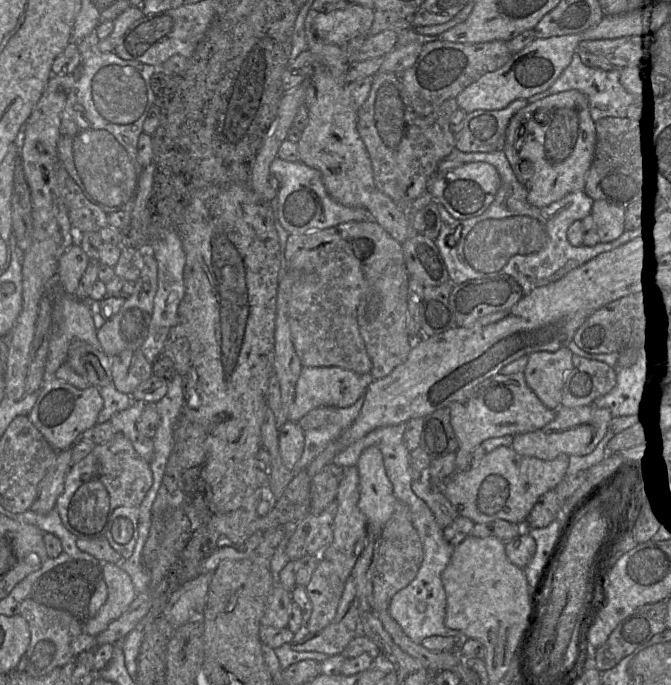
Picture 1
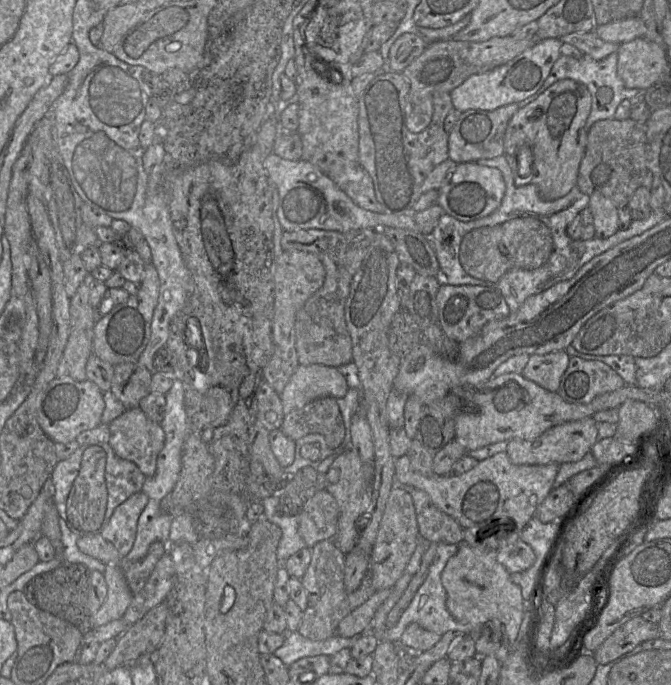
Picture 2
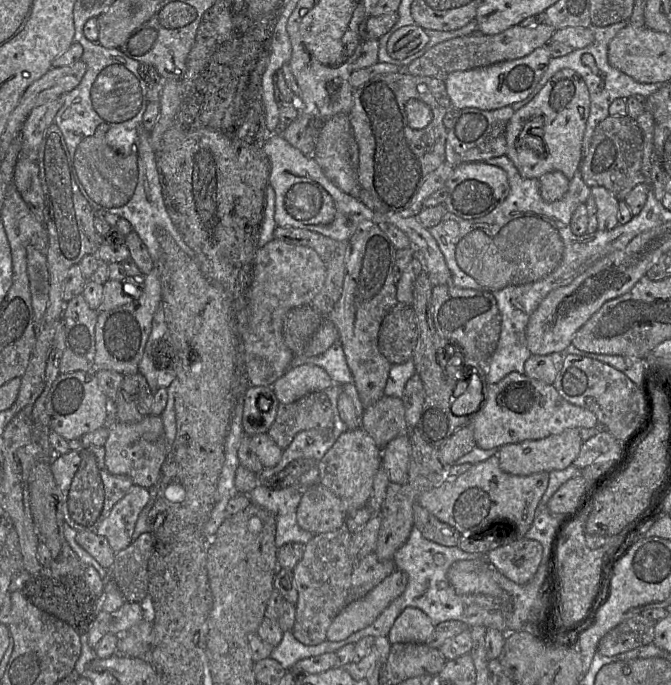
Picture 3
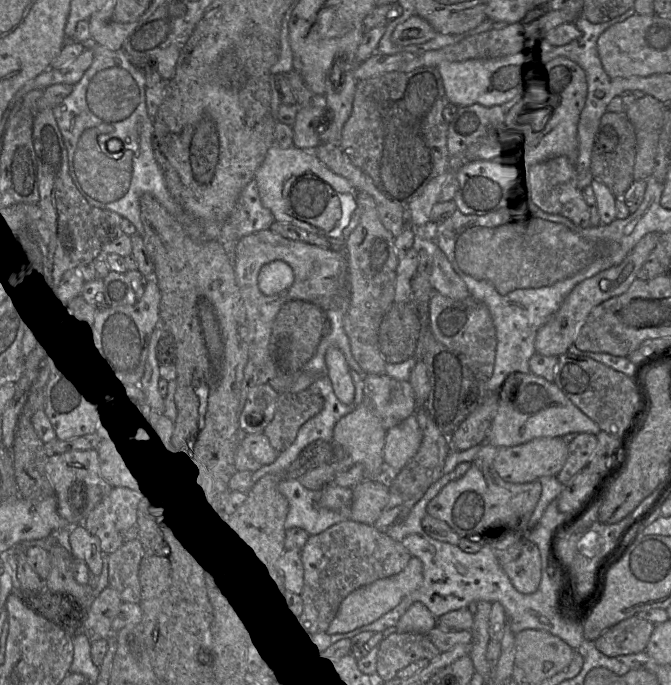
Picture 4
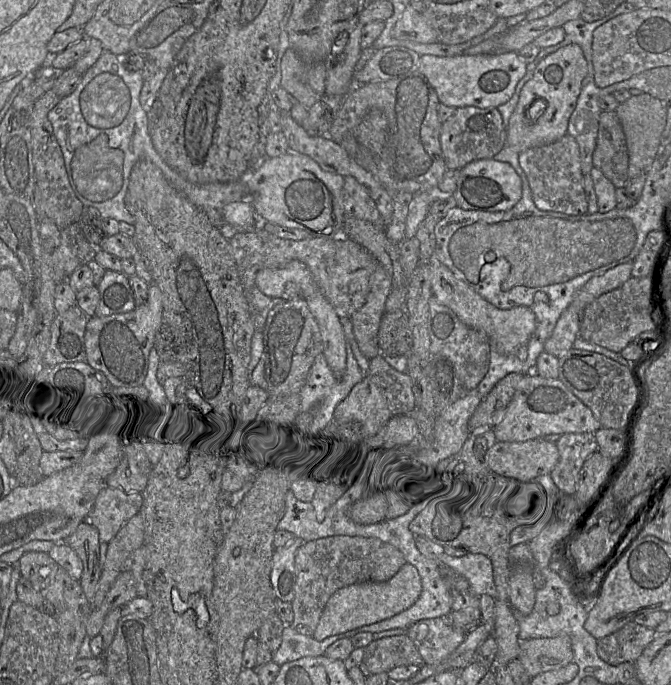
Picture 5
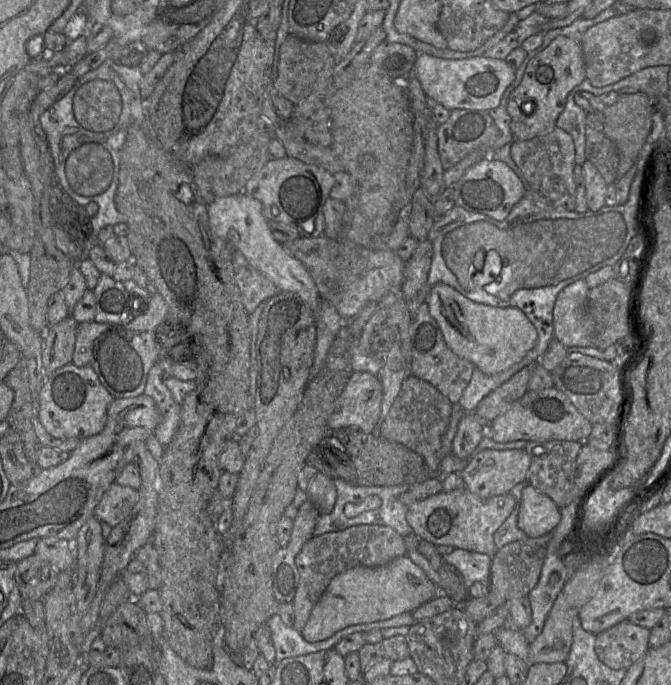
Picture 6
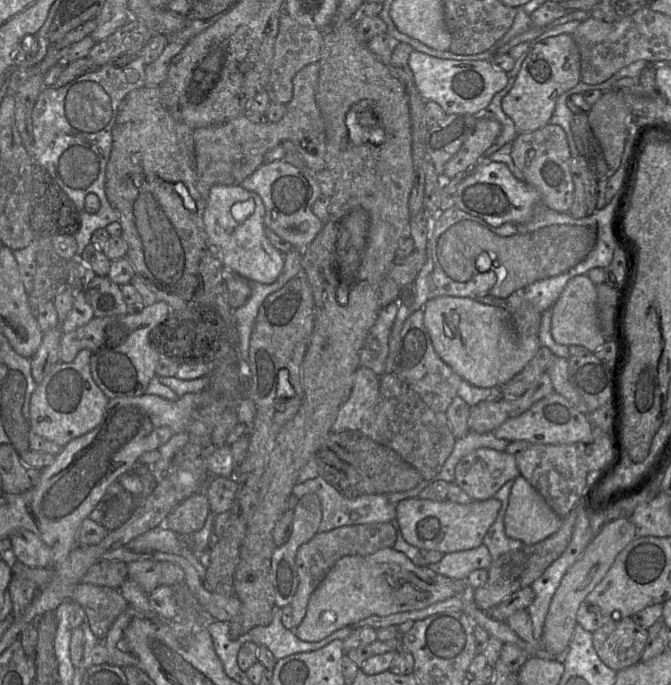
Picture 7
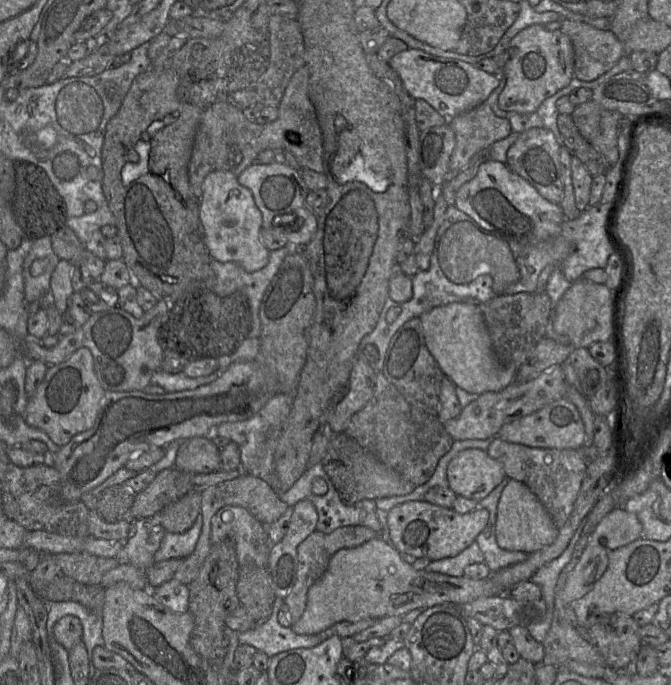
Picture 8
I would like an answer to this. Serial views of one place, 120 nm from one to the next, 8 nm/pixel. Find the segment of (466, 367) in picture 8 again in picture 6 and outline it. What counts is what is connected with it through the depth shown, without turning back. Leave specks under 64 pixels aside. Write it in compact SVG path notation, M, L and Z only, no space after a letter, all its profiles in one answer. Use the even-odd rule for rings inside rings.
M444 283L430 287L426 302L447 346L486 375L507 370L520 362L536 345L538 334L535 326L516 307L500 308L480 304Z

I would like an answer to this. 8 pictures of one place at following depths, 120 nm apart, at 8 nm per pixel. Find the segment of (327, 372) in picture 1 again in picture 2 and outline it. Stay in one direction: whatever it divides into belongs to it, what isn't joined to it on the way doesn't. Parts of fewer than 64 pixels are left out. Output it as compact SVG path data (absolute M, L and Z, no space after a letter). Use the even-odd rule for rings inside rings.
M299 365L280 395L283 413L286 415L318 398L342 398L348 389L345 376L336 367Z

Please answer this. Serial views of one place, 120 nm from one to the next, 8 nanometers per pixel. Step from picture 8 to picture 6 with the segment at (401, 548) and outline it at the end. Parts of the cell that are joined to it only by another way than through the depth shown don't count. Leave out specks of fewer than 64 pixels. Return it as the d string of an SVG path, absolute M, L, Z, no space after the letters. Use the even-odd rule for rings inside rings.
M464 488L449 493L442 491L412 503L407 508L406 519L413 534L420 540L436 546L452 546L487 554L493 559L498 551L493 539L494 533L509 517L516 504L516 499L510 493L484 499Z

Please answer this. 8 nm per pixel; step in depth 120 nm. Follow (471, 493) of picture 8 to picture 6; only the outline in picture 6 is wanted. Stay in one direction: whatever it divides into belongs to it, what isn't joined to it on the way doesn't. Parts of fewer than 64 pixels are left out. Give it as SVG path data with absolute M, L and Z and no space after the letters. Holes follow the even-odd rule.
M485 449L474 454L460 475L466 488L473 494L487 499L510 493L518 483L527 480L531 459L525 449L492 450Z

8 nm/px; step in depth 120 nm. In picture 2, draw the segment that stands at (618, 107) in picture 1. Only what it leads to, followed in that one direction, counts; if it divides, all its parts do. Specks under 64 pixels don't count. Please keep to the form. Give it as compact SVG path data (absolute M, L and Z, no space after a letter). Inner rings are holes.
M612 53L602 60L595 60L591 56L586 54L584 54L579 59L561 55L553 64L551 71L544 81L543 85L534 94L518 102L518 107L523 107L532 102L553 83L562 79L572 79L576 82L582 83L587 87L591 94L591 111L586 122L587 131L598 120L613 119L618 105L623 100L629 100L637 94L645 94L646 92L646 90L630 89L625 86L625 84L617 74L617 53ZM603 86L610 87L612 89L613 97L608 104L601 106L598 102L599 100L597 99L597 91Z

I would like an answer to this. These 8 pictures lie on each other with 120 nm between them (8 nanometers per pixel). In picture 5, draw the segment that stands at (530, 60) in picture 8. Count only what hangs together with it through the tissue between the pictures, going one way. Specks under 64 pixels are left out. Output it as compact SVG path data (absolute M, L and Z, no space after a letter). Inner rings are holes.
M568 44L543 58L535 68L532 78L521 90L517 106L507 125L507 146L521 153L565 136L581 92L582 81L587 74L588 64L577 44ZM536 100L543 100L545 108L535 121L531 121L528 118L528 110Z

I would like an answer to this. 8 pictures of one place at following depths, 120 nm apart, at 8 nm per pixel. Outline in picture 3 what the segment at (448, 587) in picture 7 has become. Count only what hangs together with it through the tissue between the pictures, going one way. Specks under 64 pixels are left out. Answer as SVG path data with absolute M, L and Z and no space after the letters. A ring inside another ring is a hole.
M395 570L364 597L352 602L335 618L327 631L329 641L343 641L370 626L406 589L408 576Z

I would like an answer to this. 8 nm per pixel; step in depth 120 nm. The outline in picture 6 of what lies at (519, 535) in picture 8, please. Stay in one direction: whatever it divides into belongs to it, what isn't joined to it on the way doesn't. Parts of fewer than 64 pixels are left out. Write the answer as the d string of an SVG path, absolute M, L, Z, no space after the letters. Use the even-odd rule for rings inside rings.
M532 485L522 490L517 525L528 538L538 538L552 532L561 521L561 511L555 502Z

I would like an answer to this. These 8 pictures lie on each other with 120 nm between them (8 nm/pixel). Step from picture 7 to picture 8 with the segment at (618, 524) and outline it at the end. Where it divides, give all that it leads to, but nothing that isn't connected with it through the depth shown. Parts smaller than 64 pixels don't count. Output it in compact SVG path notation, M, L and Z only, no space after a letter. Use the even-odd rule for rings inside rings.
M617 506L609 512L590 535L578 562L567 576L563 590L565 604L570 606L575 600L585 596L606 571L610 553L642 538L642 530L642 524L637 516L626 511L623 507Z

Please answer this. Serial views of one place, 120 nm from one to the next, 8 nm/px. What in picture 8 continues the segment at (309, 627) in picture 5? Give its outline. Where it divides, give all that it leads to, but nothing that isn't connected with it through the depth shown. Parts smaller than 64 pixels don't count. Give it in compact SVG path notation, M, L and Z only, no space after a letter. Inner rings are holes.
M349 525L339 527L330 533L316 530L298 546L296 582L291 592L284 598L284 603L290 610L293 625L301 619L306 609L309 589L323 576L332 556L341 549L355 548L378 537L378 532L367 526Z

